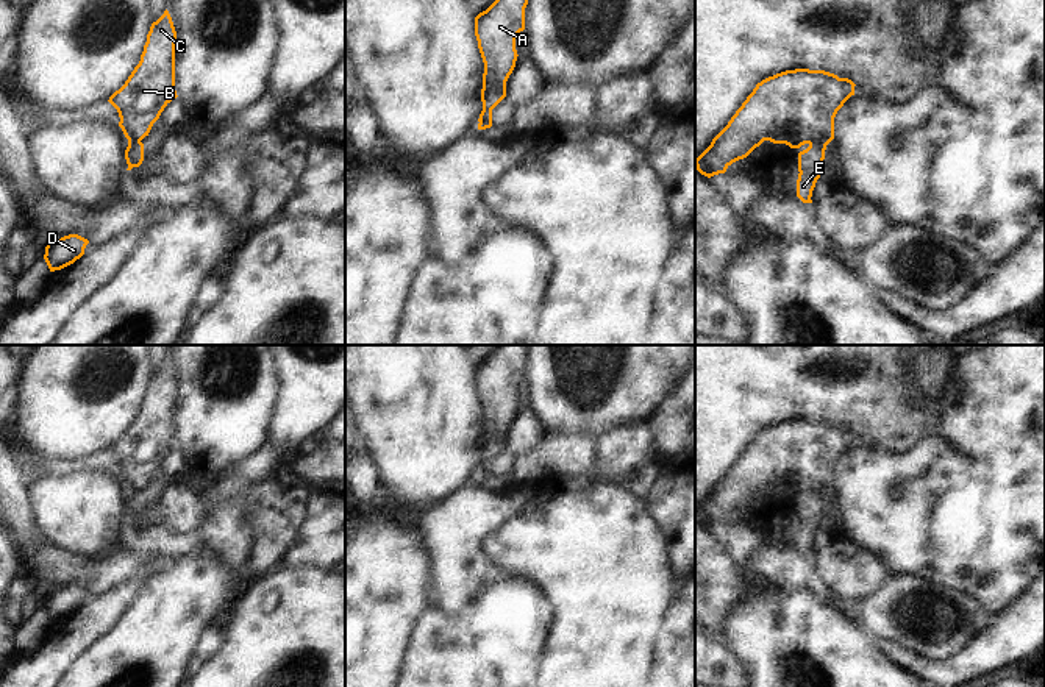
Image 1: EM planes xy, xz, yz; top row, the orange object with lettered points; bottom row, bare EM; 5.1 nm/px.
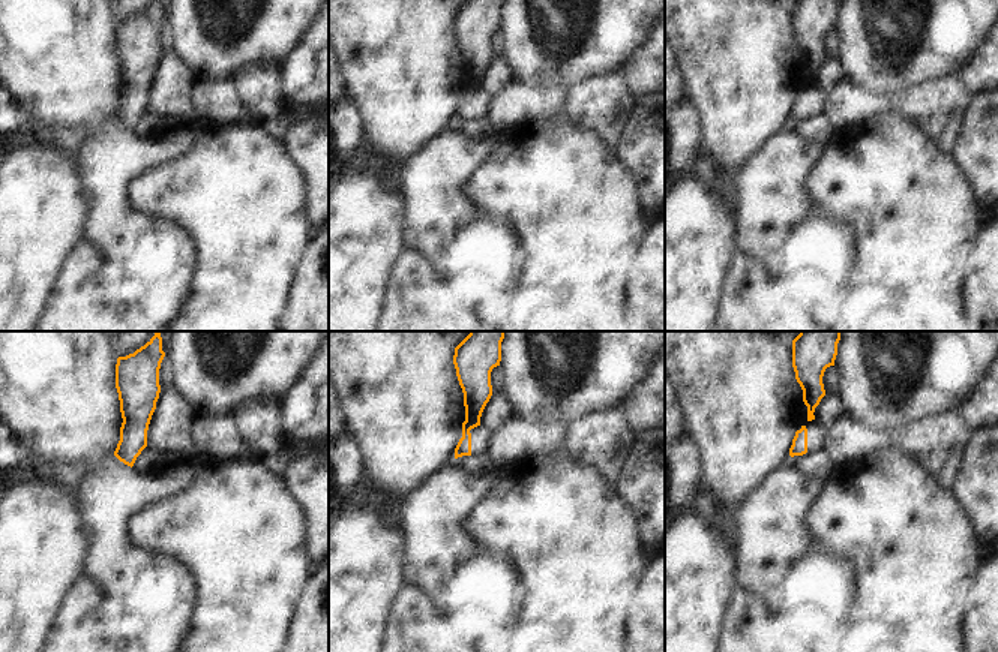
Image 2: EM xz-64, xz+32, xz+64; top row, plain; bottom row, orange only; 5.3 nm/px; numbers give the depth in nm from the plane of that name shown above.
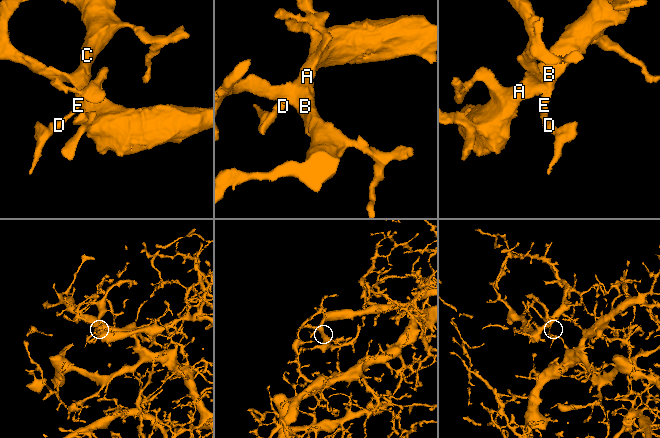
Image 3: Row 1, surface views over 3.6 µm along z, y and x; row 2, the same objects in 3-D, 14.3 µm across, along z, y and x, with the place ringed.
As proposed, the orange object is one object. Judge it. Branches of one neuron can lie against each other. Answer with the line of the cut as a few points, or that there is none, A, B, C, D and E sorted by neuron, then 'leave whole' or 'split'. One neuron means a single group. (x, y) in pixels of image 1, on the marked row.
yz (825, 144), (814, 142), (809, 145) | A B C / D E | split

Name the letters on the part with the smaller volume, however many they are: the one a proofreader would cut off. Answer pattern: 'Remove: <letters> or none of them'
Remove: D, E

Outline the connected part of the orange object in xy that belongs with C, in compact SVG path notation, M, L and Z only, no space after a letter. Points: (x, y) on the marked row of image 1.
M169 11L152 23L139 64L125 84L109 97L117 109L128 142L148 136L164 108L177 98L175 91L177 31Z

